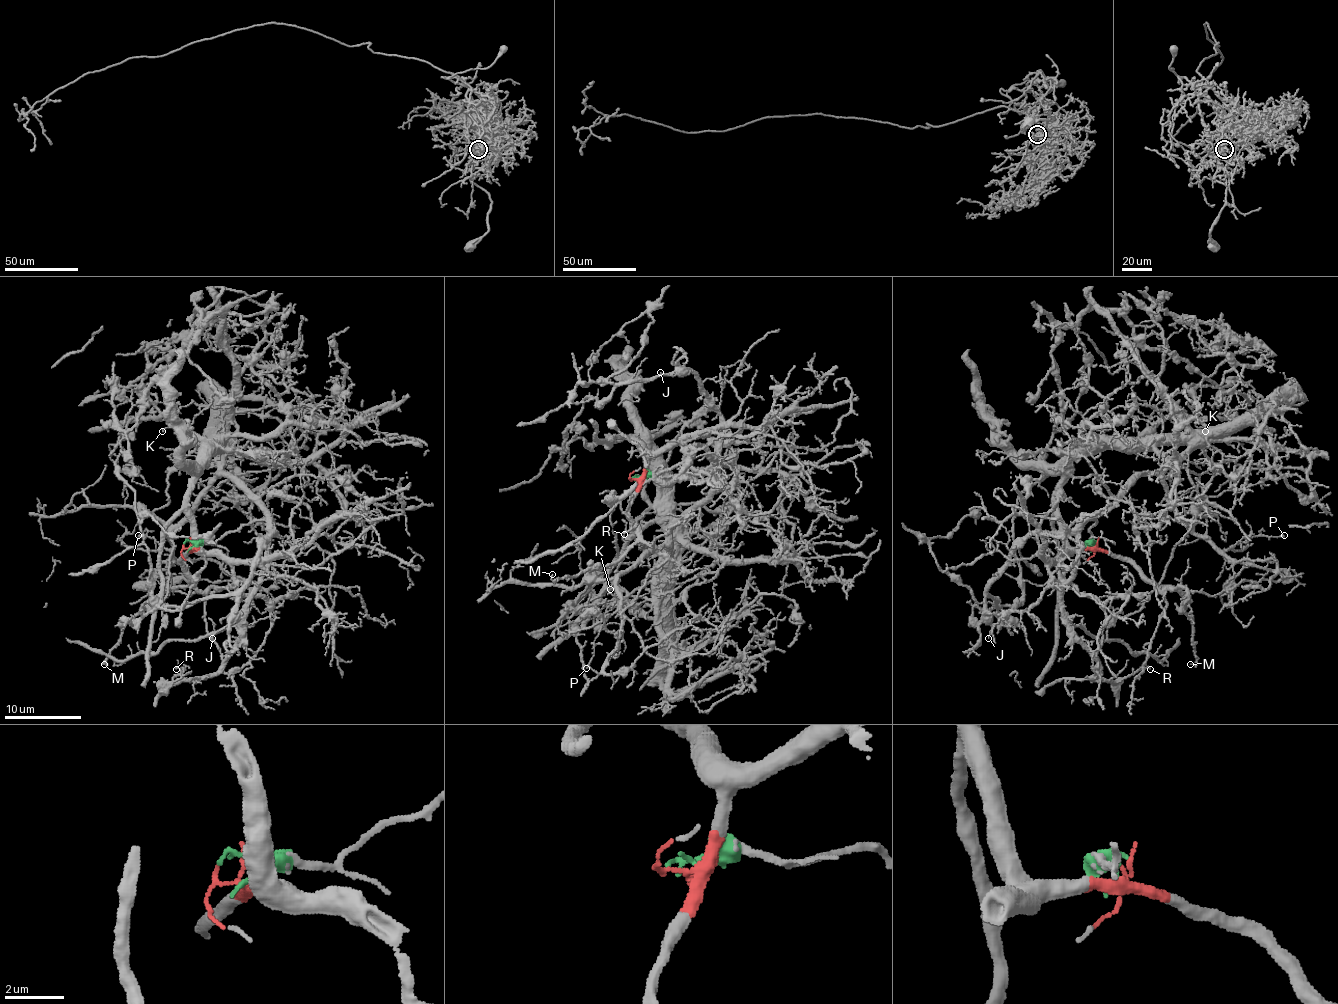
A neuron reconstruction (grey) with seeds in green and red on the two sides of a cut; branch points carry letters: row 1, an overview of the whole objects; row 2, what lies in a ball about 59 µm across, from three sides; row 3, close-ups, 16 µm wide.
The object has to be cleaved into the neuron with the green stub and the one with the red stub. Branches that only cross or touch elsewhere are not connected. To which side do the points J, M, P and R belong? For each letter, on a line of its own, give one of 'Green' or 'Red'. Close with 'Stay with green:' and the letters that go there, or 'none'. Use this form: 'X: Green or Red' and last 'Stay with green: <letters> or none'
J: Green
M: Red
P: Green
R: Green
Stay with green: J, P, R

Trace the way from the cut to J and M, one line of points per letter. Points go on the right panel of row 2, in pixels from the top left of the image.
J: (1093, 544), (1089, 530), (1095, 524), (1091, 519), (1083, 519), (1070, 530), (1033, 532), (985, 594), (989, 638)
M: (1095, 544), (1130, 559), (1155, 582), (1174, 586), (1182, 596), (1195, 652), (1195, 661), (1190, 663)

